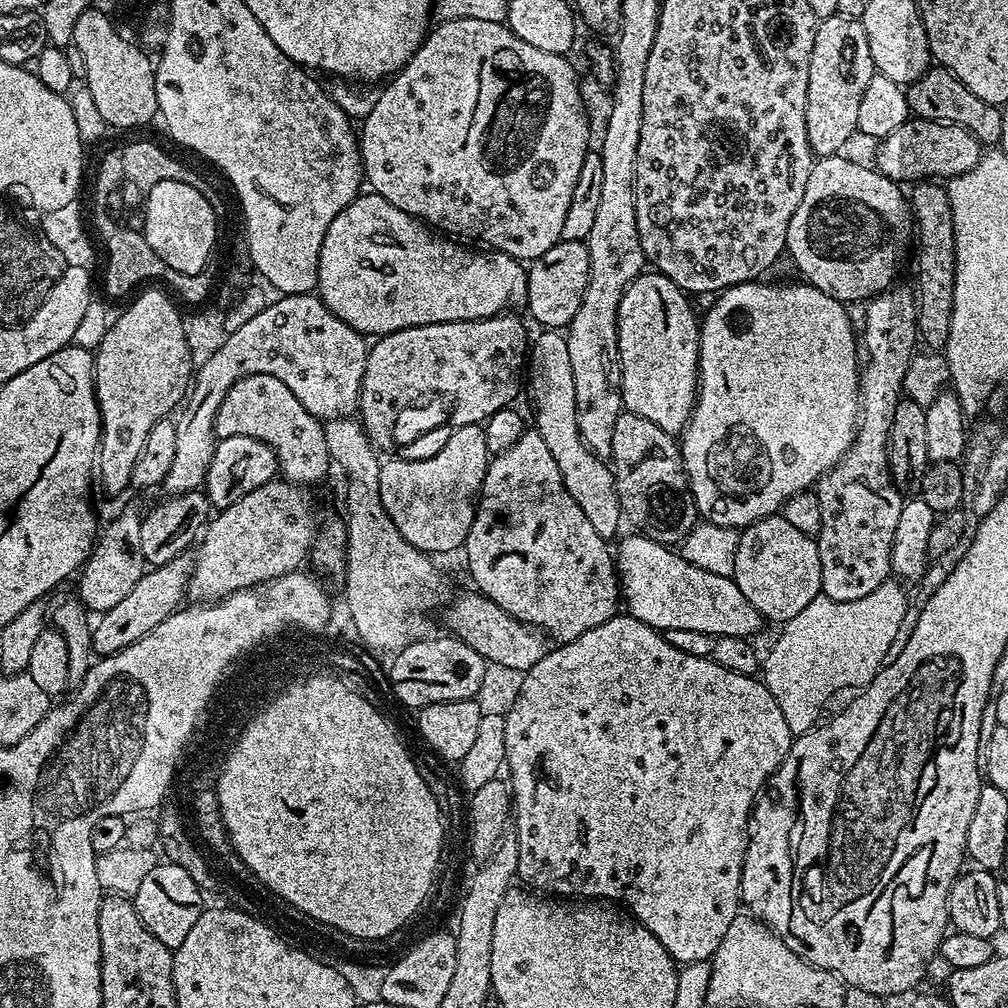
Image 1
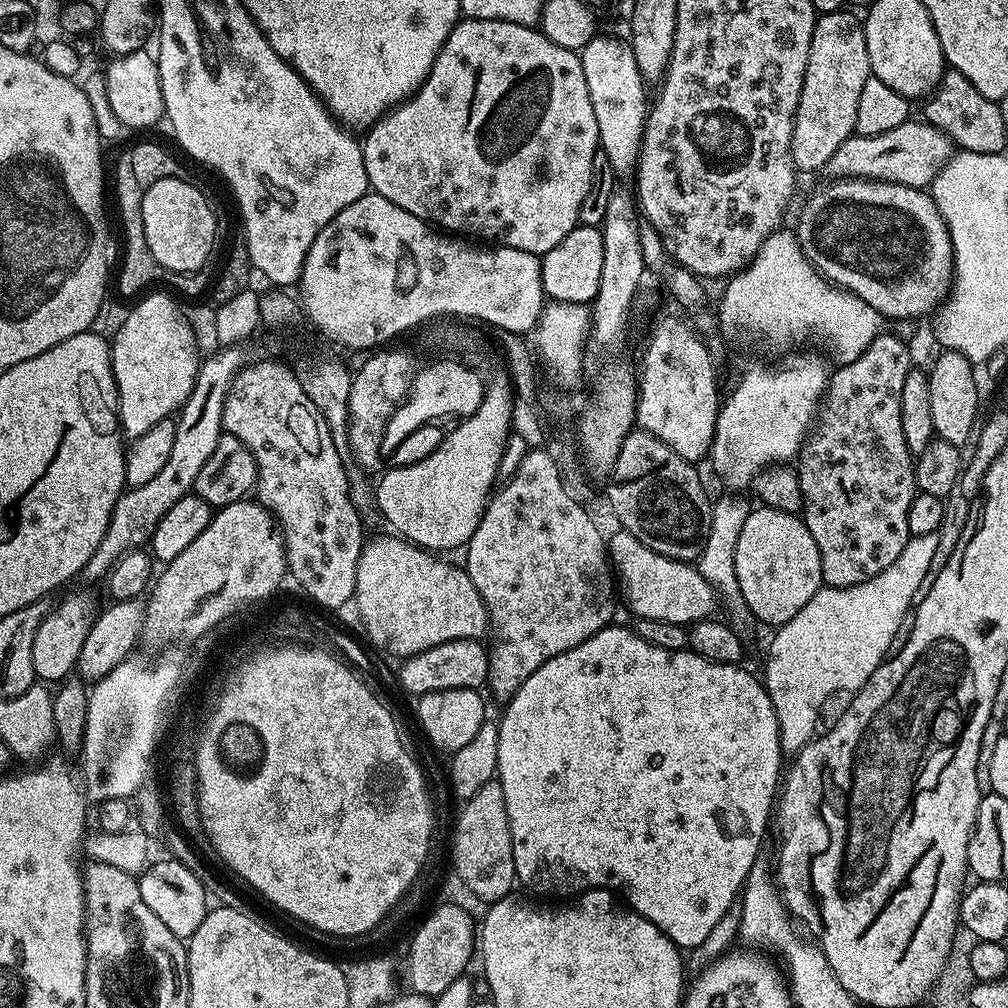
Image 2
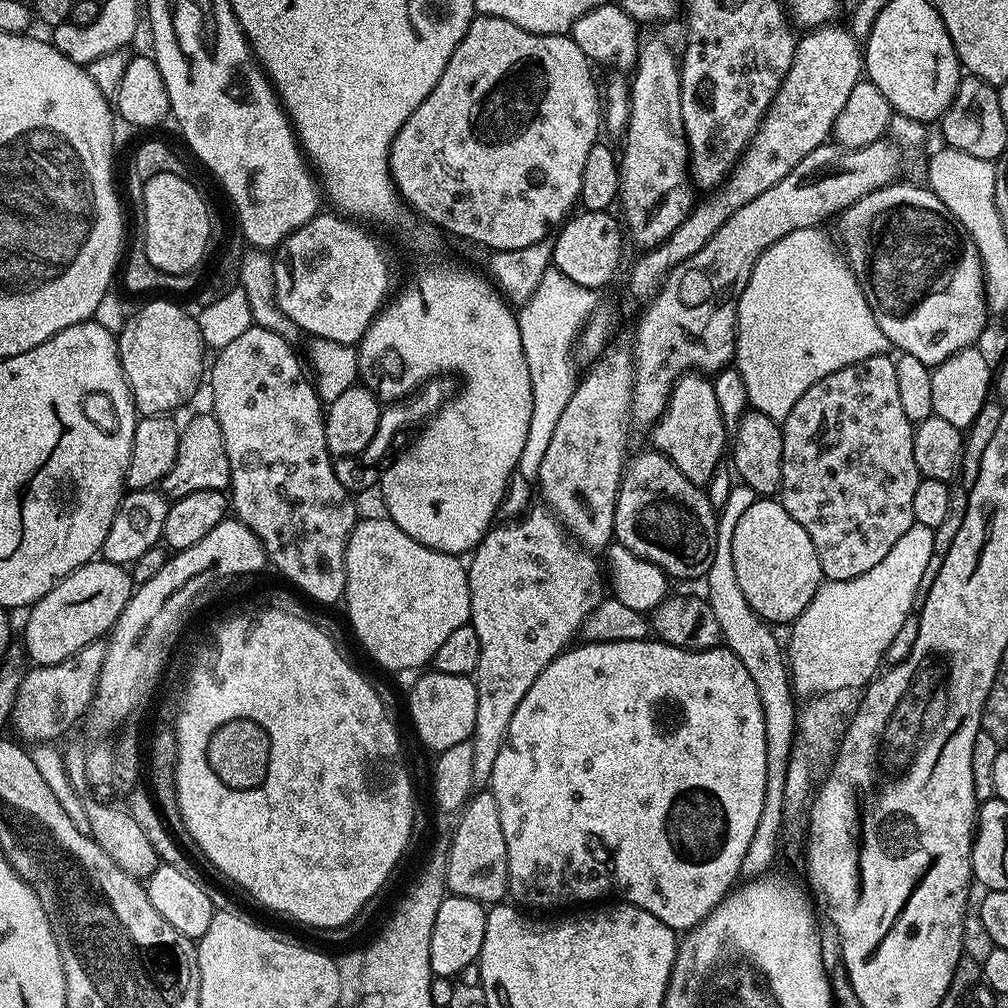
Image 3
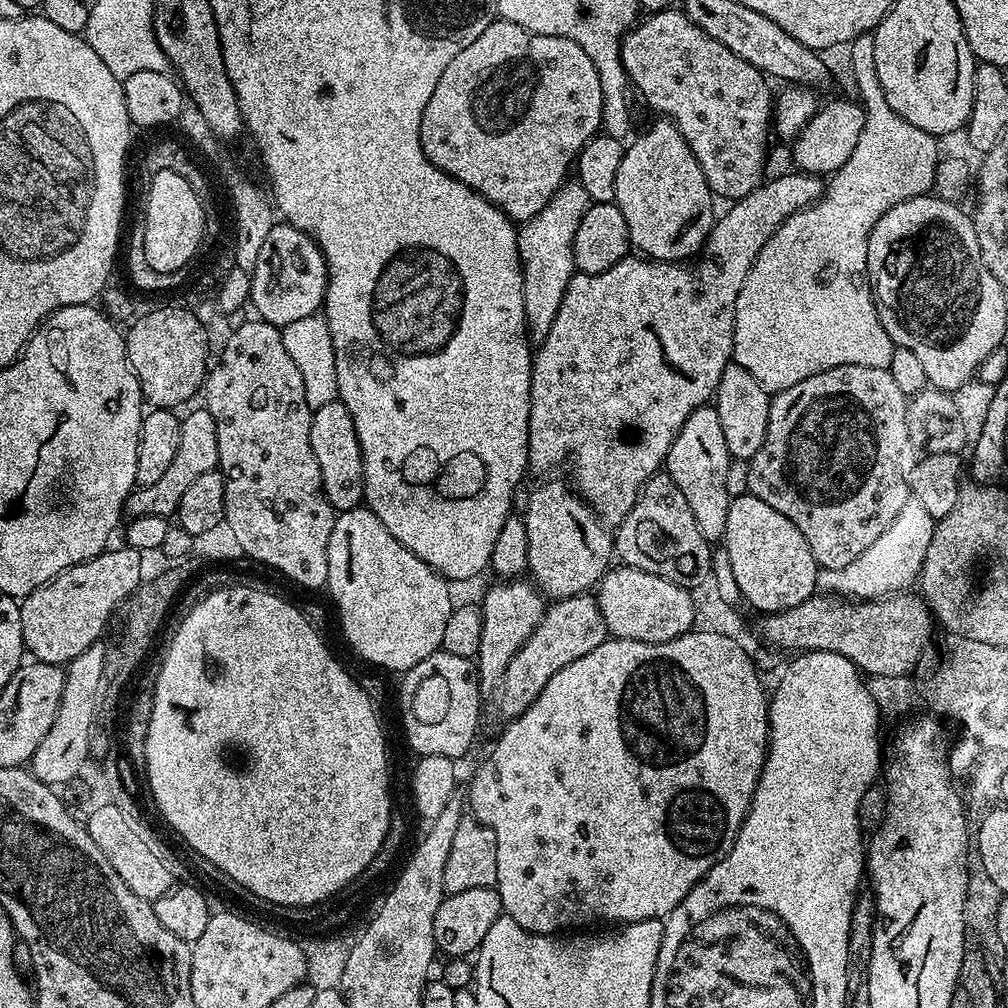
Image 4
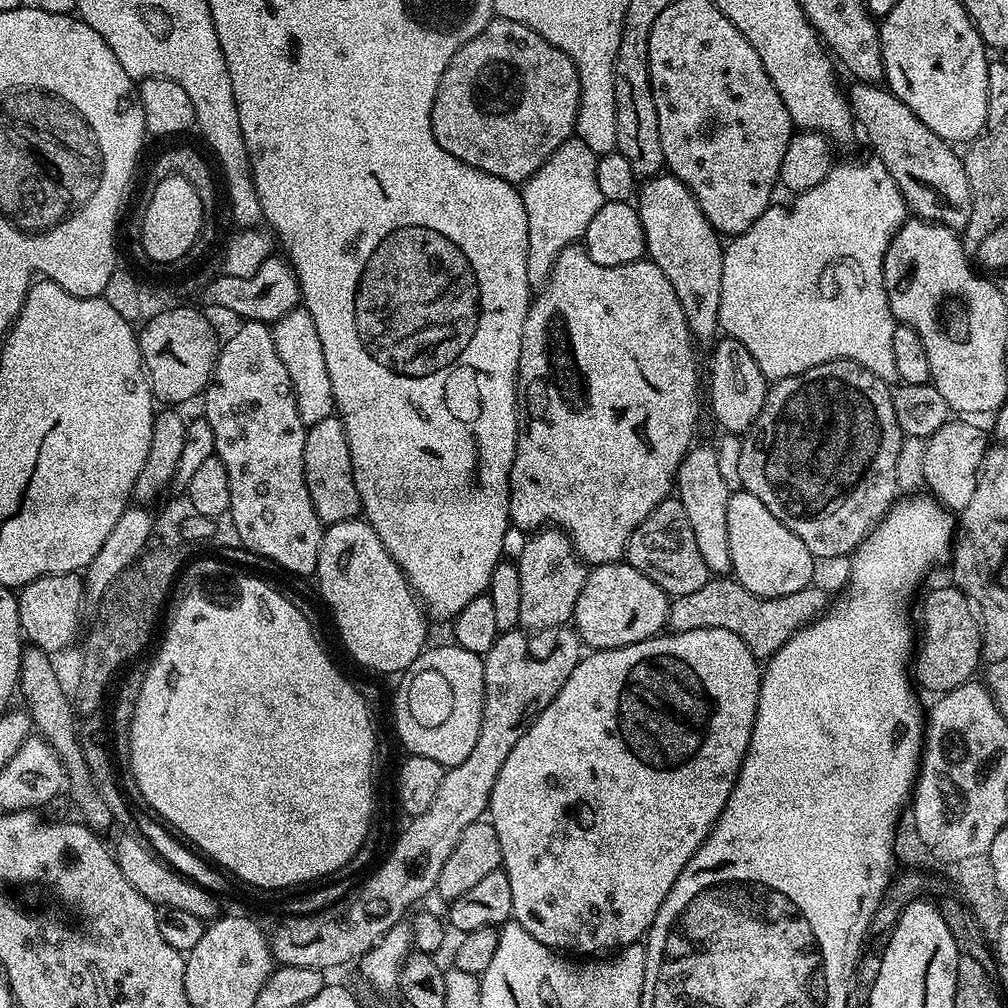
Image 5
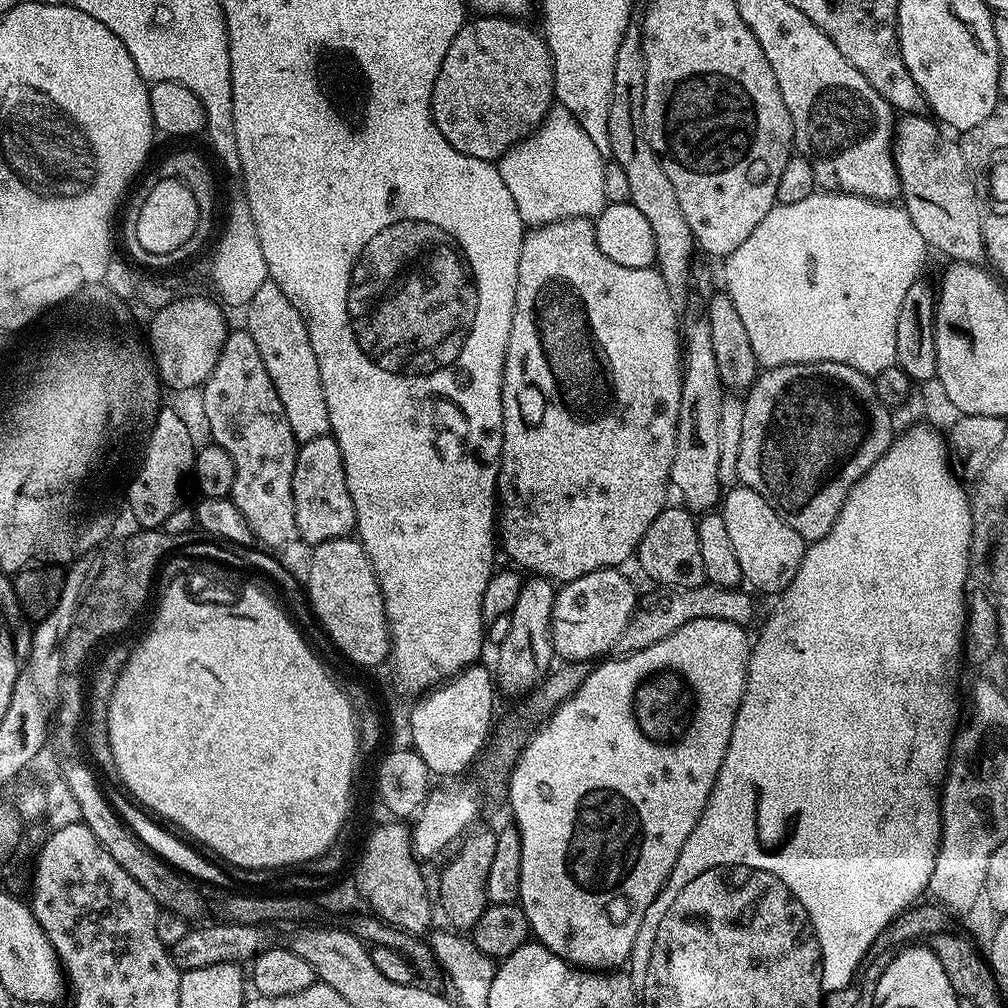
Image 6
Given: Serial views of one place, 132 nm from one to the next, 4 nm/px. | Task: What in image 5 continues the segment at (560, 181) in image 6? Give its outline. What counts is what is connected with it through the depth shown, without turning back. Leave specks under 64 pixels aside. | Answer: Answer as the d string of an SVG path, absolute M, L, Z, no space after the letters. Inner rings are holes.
M578 138L567 140L530 179L522 185L528 223L526 274L532 286L543 286L552 272L558 254L566 246L583 241L586 226L606 203L598 190L597 155Z

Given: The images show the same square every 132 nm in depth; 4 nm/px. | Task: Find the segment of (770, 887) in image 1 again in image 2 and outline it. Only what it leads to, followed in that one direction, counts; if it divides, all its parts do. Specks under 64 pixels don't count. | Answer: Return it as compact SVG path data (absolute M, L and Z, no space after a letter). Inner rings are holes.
M805 748L791 764L792 769L786 772L786 792L782 794L784 841L780 844L778 887L791 915L797 916L813 932L815 943L822 946L824 936L828 936L828 920L824 920L824 904L820 904L820 892L816 892L816 876L812 876L812 868L816 868L816 860L824 856L820 848L832 844L832 836L828 836L828 816L824 816L824 800L828 800L828 788L832 788L832 772L828 772L828 764L816 760L816 752L808 756Z

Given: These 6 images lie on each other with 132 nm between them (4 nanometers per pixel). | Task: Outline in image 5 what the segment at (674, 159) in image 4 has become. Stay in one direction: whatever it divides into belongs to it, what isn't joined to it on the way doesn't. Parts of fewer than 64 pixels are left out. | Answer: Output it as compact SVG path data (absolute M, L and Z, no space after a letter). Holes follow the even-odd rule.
M661 174L645 179L638 188L639 200L647 259L670 278L670 286L674 286L674 294L682 302L682 314L686 314L693 341L711 345L721 331L718 306L722 302L725 250L721 233L710 226L706 214L702 214L702 206L698 206L692 191L677 176Z

